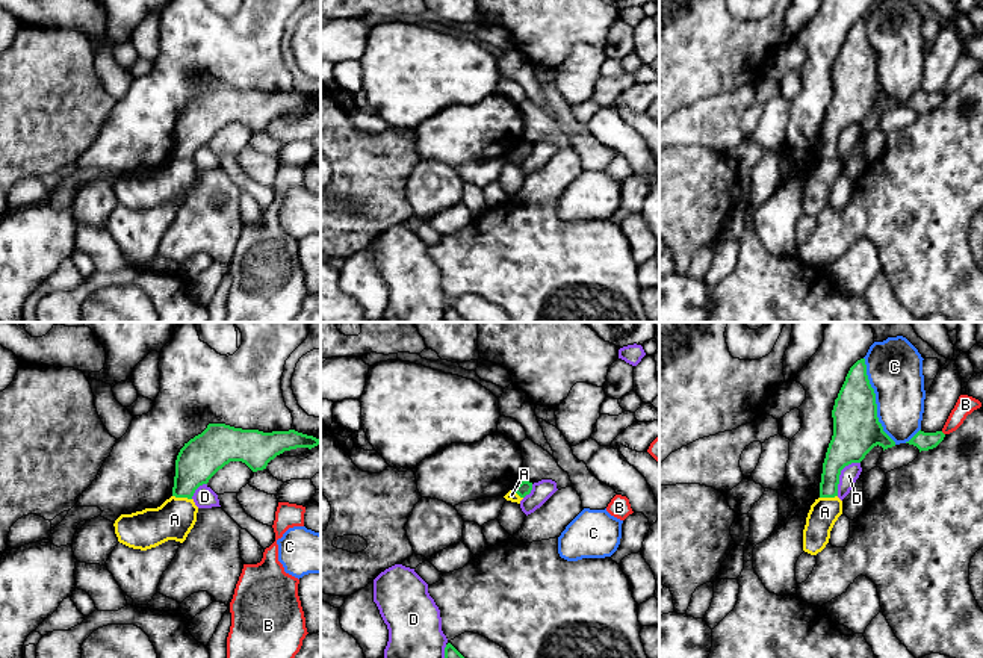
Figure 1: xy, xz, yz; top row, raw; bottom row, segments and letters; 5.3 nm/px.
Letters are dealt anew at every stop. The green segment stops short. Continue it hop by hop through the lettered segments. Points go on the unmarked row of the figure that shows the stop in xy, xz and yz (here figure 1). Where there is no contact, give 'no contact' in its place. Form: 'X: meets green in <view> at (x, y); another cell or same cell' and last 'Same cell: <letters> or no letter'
A: meets green in xy at (182, 158); another cell
B: meets green in yz at (942, 94); another cell
C: meets green in yz at (874, 62); another cell
D: meets green in yz at (840, 135); another cell
Same cell: no letter

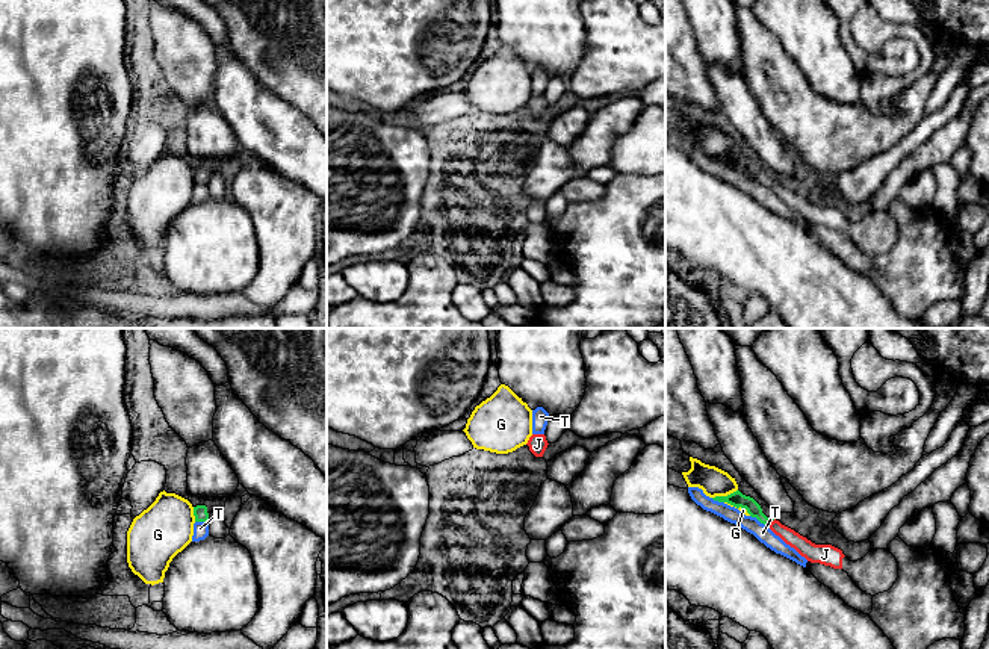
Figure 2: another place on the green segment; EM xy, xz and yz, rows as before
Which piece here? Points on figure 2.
G: meets green in yz at (725, 158); another cell
J: meets green in yz at (771, 182); same cell
T: meets green in yz at (759, 182); another cell
Same cell: J

